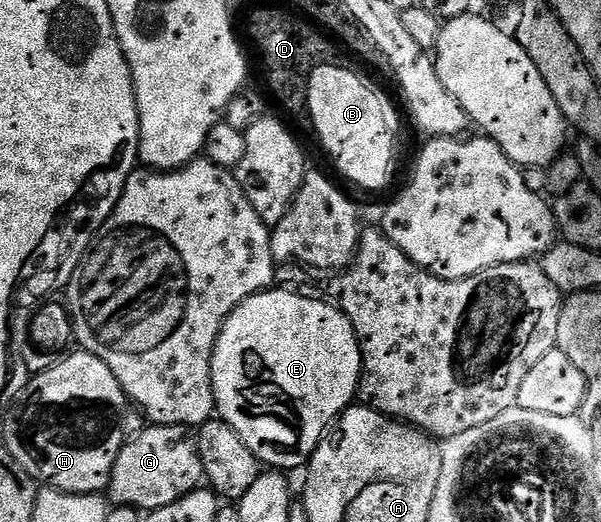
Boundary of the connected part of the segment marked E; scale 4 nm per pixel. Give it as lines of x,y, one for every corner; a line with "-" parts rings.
279,287
265,289
263,293
256,293
250,299
243,301
226,318
224,326
216,336
216,346
212,348
212,399
215,412
218,414
219,420
225,421
231,429
238,431
242,443
246,443
246,447
250,447
250,451
261,466
272,471
303,470
307,466
308,458
320,446
320,442
324,440
333,422
358,397
358,382
362,366
360,363
360,344
356,338
356,332
353,331
348,318
340,312
339,308
335,304
325,301
315,301
312,297
303,297
300,293
291,293
290,290
279,289

